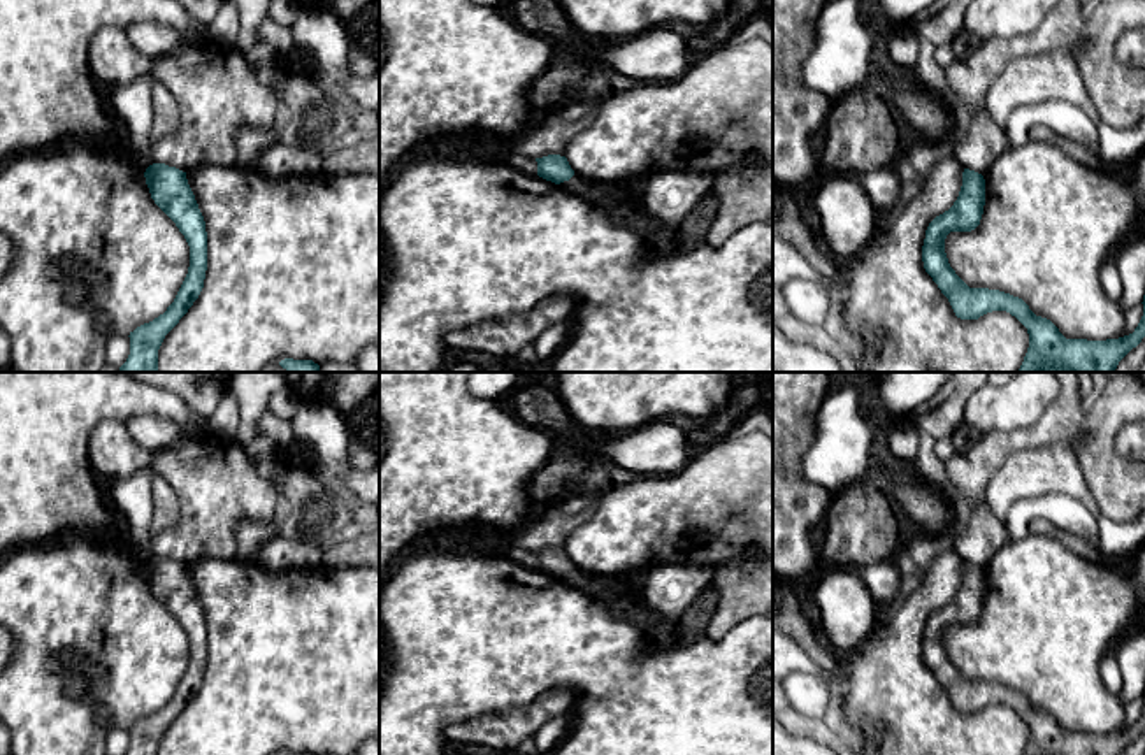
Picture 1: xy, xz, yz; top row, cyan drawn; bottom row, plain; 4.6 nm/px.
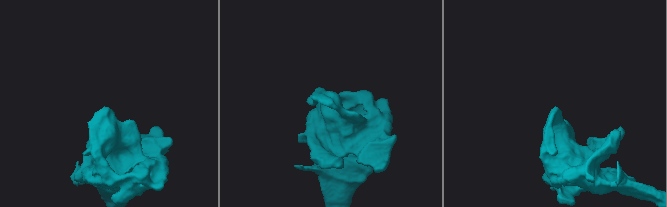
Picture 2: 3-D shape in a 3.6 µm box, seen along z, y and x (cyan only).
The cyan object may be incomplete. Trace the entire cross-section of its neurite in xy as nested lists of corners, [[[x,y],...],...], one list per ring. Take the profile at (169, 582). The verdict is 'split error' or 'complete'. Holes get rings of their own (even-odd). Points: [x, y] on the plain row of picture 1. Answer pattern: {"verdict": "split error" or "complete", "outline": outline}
{"verdict": "complete", "outline": [[[153,557],[144,565],[155,597],[176,616],[190,639],[188,667],[163,708],[130,725],[126,755],[158,755],[165,729],[179,716],[198,692],[207,664],[205,615],[188,578],[186,565],[165,557]]]}

